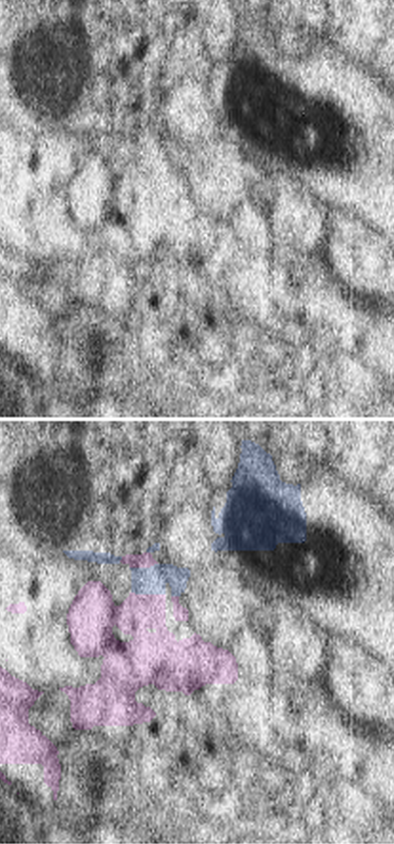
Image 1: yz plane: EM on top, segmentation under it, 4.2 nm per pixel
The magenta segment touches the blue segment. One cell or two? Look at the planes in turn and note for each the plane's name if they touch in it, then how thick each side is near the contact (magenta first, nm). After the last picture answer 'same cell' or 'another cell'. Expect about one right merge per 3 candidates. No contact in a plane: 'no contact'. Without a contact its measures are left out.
contact in yz; calibres 190 and 120 nm

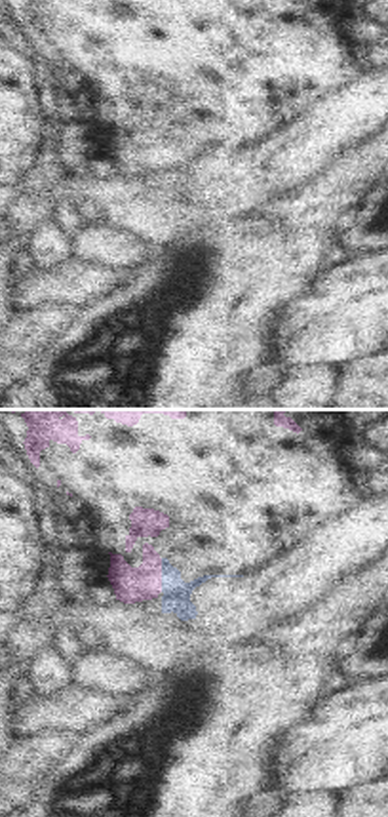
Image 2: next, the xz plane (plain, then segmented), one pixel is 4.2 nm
contact in xz; calibres 150 and 120 nm

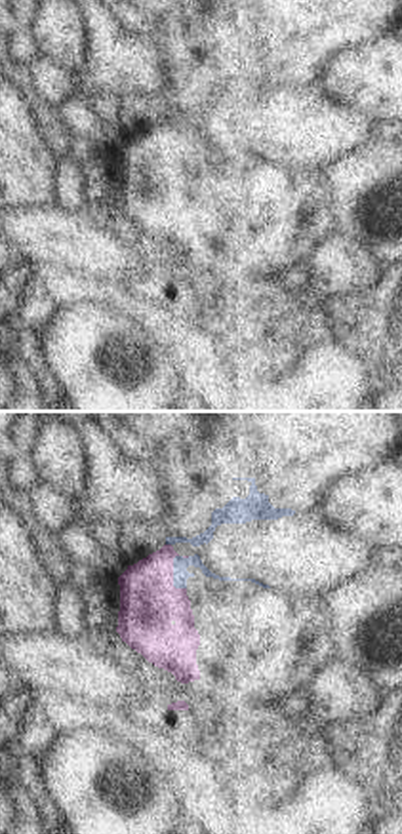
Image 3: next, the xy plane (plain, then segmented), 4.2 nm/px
contact in xy; calibres 240 and 60 nm

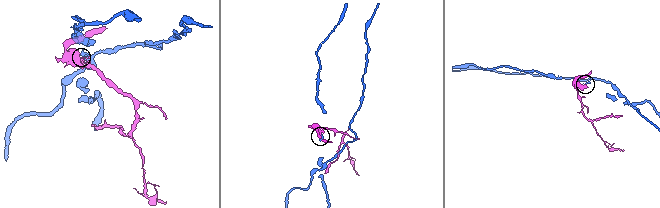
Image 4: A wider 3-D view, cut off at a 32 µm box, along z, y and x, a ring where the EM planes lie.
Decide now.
another cell

